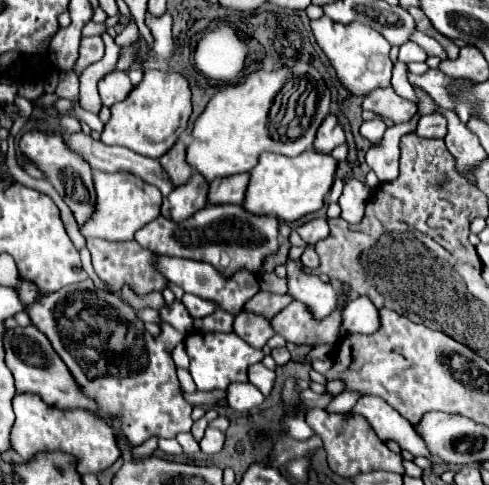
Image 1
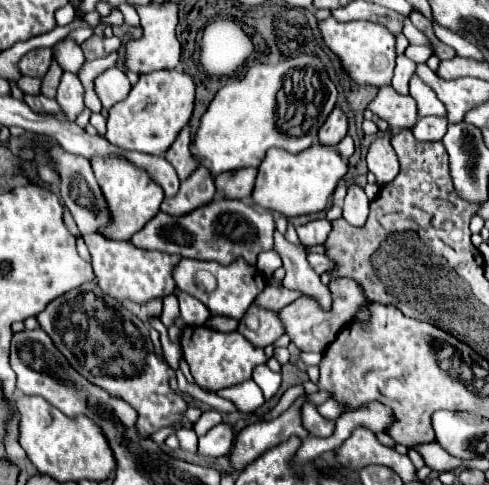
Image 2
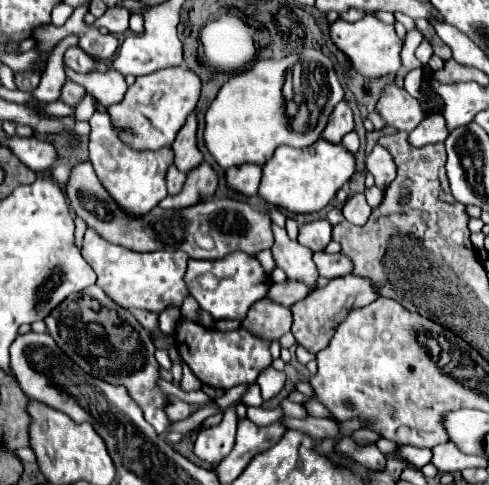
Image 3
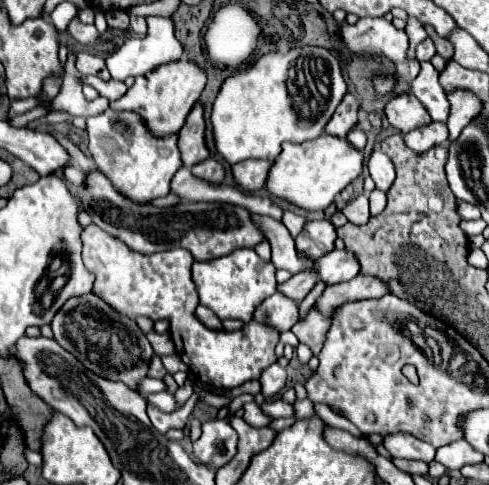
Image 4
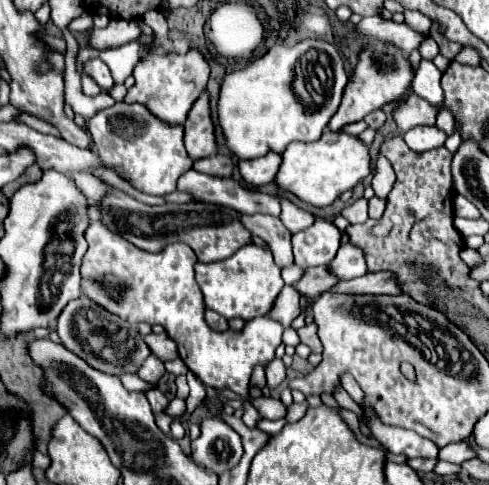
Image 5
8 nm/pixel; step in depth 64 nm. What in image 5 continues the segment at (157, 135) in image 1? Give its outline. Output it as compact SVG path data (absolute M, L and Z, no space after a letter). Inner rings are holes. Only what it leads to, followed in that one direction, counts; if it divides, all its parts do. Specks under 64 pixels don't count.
M188 50L186 54L170 54L170 56L148 52L148 56L144 56L140 64L134 68L136 84L128 90L124 102L144 104L158 120L164 120L164 124L180 126L184 124L186 114L196 102L196 98L204 92L208 74L210 74L210 66L198 50Z

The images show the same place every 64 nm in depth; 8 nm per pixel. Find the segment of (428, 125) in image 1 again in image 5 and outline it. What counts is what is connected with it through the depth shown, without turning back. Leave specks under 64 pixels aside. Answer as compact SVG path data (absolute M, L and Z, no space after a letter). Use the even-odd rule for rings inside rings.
M416 126L404 134L404 142L414 152L426 152L426 150L444 146L446 138L448 138L448 134L436 126Z

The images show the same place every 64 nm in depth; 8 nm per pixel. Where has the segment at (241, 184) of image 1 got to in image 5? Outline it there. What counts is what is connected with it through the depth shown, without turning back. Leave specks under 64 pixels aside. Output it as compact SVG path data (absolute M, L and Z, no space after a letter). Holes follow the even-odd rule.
M266 154L262 158L254 158L254 160L242 160L238 162L238 170L242 180L252 186L252 188L260 188L264 184L270 184L274 180L274 174L280 166L280 154Z

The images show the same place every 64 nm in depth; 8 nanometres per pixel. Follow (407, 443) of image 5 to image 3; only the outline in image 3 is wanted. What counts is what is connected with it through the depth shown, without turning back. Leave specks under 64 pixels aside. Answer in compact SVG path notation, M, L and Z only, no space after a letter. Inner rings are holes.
M404 445L398 446L396 454L410 461L418 468L428 464L432 457L432 452L429 448L416 448L414 446Z

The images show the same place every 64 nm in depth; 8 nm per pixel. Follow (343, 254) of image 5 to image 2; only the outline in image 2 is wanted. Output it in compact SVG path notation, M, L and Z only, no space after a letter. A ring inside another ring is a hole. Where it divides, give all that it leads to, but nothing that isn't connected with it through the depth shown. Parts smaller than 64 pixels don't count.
M308 254L308 262L312 264L312 268L318 272L318 274L324 274L332 264L330 260L324 256L324 254Z

